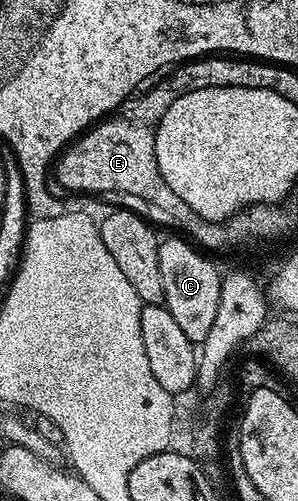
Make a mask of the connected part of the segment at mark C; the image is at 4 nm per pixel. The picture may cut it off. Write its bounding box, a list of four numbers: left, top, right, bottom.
[158,235,222,343]

